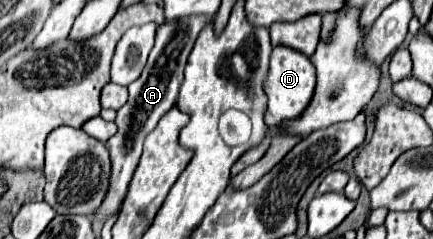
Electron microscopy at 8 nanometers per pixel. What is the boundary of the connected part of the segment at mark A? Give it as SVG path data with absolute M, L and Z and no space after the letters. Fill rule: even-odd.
M181 17L181 21L173 21L173 25L159 25L157 27L155 47L149 55L149 61L143 69L143 75L129 85L129 101L117 111L115 123L117 123L119 131L115 137L111 137L107 141L109 153L111 153L111 163L113 163L111 185L109 185L109 193L107 193L105 201L93 213L95 219L105 221L109 215L119 211L119 207L125 199L129 181L133 177L133 171L137 169L143 141L155 129L155 125L159 123L159 117L163 117L175 105L177 91L179 91L179 85L183 81L183 69L185 69L187 57L195 45L199 31L205 25L207 25L207 17Z

